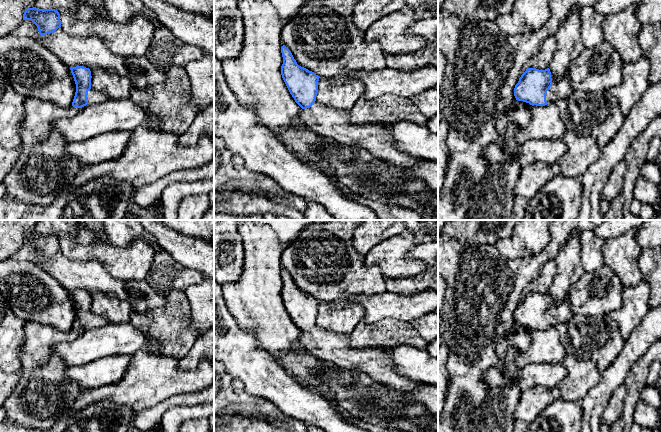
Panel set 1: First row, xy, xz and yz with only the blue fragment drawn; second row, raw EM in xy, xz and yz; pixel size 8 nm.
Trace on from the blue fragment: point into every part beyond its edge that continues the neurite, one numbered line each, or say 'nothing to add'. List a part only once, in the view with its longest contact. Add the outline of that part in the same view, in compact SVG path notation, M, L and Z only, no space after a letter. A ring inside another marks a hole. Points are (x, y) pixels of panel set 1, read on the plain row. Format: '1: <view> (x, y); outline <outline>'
1: yz (560, 313); outline M560 303L552 307L552 310L547 315L546 325L547 328L555 327L557 324L567 322L573 316L568 303Z

